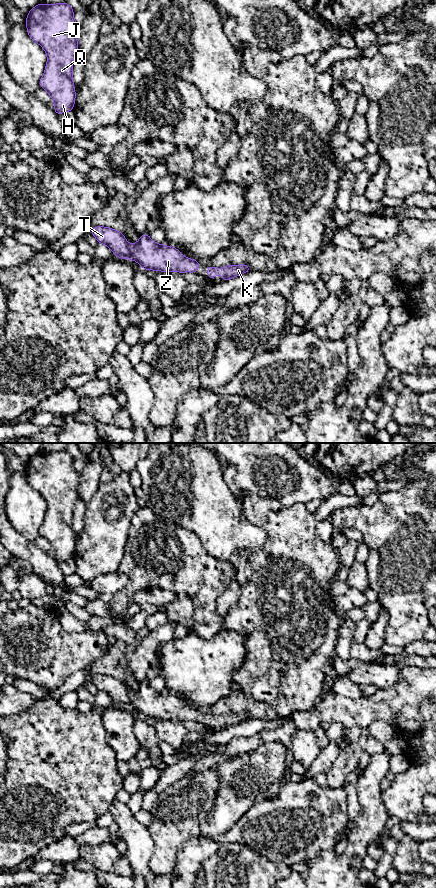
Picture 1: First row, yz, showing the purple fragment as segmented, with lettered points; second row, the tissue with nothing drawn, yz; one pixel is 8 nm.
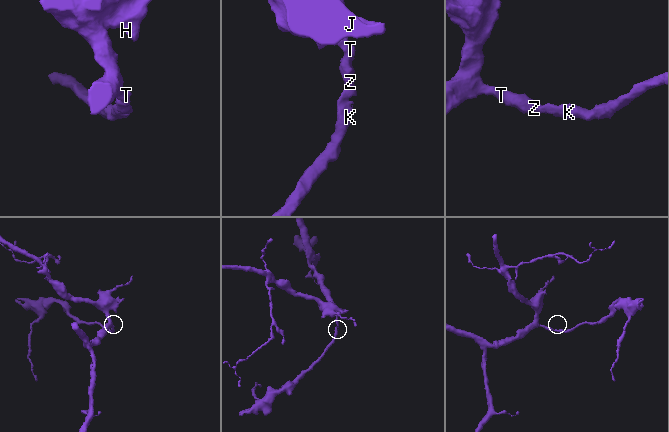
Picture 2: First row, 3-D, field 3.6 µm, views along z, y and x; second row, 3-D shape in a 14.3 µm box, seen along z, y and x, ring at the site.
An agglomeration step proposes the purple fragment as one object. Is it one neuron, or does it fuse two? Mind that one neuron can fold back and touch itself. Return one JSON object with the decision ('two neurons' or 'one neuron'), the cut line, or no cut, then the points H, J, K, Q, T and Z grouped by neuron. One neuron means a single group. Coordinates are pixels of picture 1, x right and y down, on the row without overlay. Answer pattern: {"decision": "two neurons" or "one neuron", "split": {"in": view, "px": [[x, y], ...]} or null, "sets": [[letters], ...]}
{"decision": "one neuron", "split": null, "sets": [["H", "J", "K", "Q", "T", "Z"]]}

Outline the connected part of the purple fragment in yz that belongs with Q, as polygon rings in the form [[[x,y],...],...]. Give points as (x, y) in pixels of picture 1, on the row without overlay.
[[[40,450],[30,457],[25,469],[29,485],[38,491],[47,502],[47,512],[40,527],[40,535],[53,547],[56,563],[74,558],[76,540],[72,523],[74,506],[79,498],[80,474],[73,462],[73,456],[66,450],[50,453]]]

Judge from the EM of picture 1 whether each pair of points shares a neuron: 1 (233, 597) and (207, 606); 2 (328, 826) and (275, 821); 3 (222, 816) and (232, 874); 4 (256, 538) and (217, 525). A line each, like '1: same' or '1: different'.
1: different
2: same
3: different
4: same

